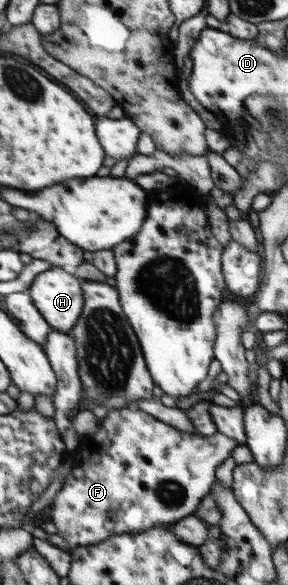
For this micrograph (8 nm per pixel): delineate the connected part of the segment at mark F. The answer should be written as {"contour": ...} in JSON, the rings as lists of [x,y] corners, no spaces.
{"contour":[[[128,409],[108,411],[91,439],[93,452],[84,452],[80,466],[70,471],[52,501],[51,522],[71,549],[98,545],[114,535],[137,533],[159,524],[172,525],[189,516],[207,496],[212,484],[218,483],[216,468],[238,446],[234,439],[218,432],[205,437],[188,435],[146,412]]]}

